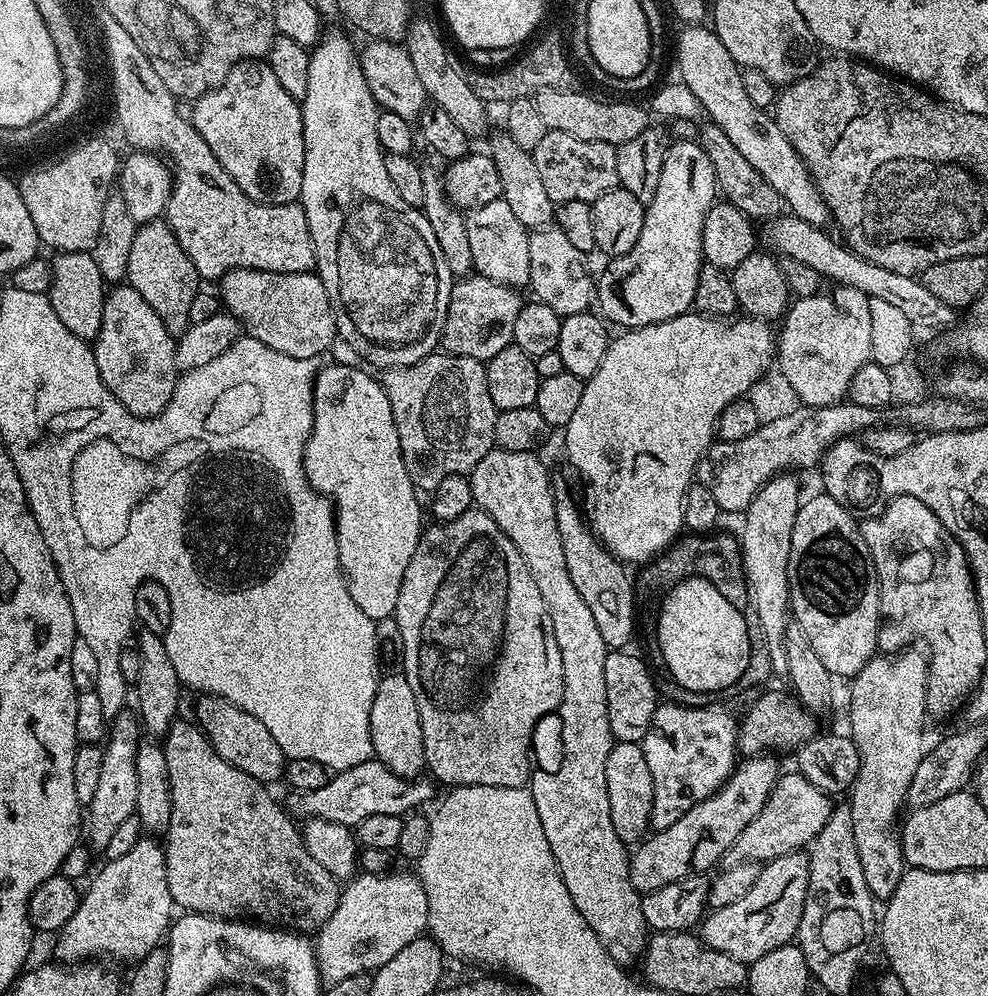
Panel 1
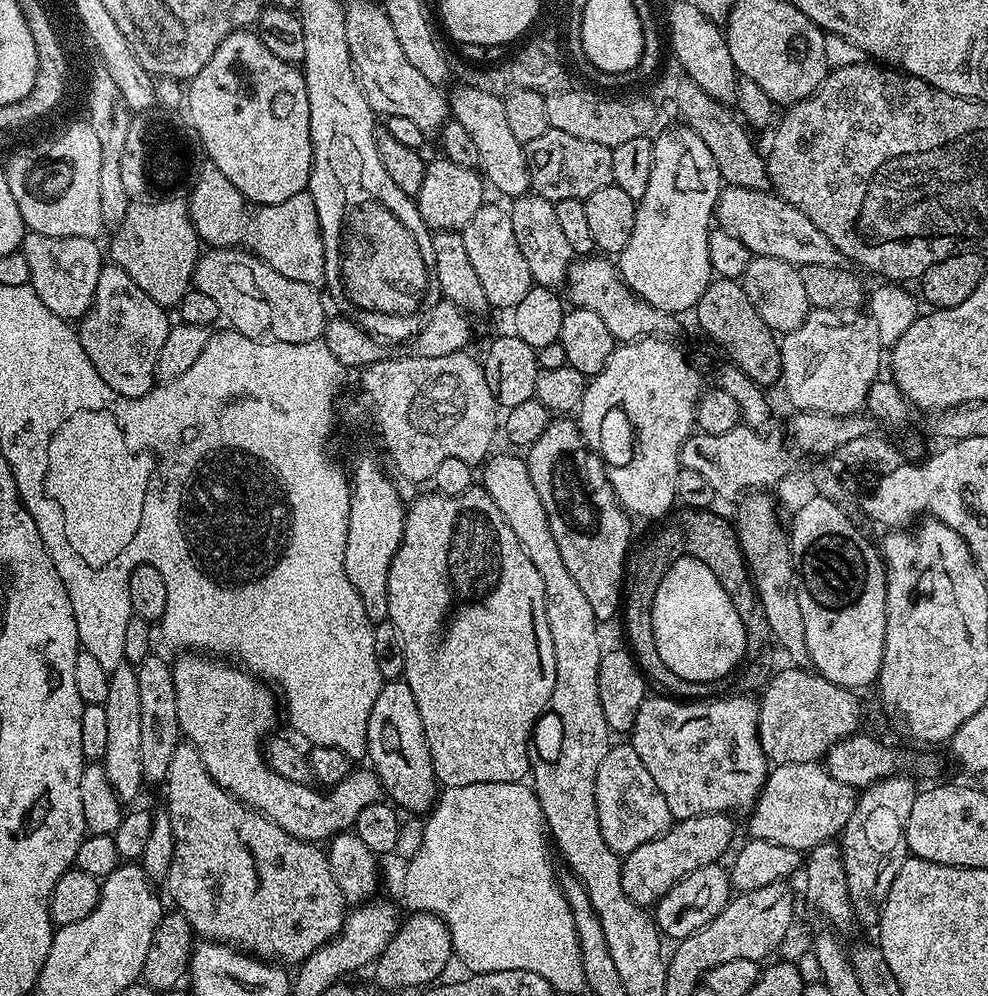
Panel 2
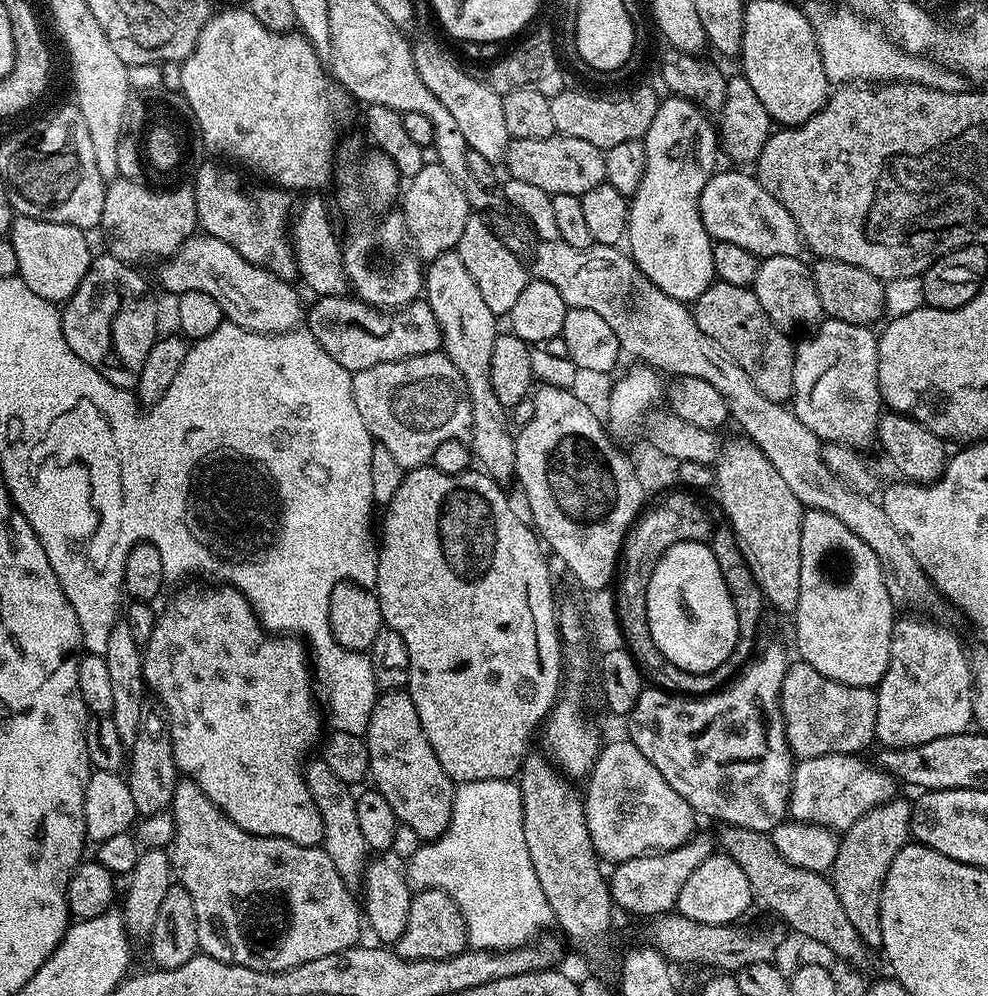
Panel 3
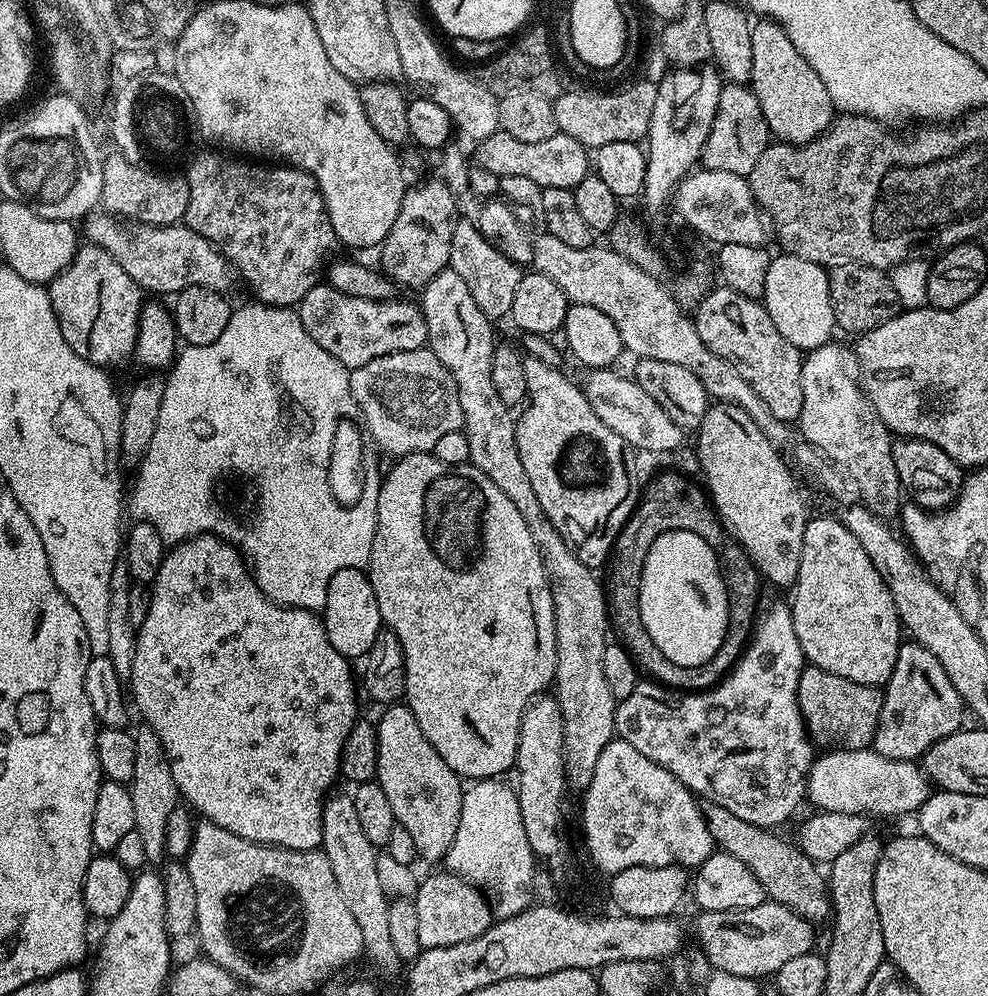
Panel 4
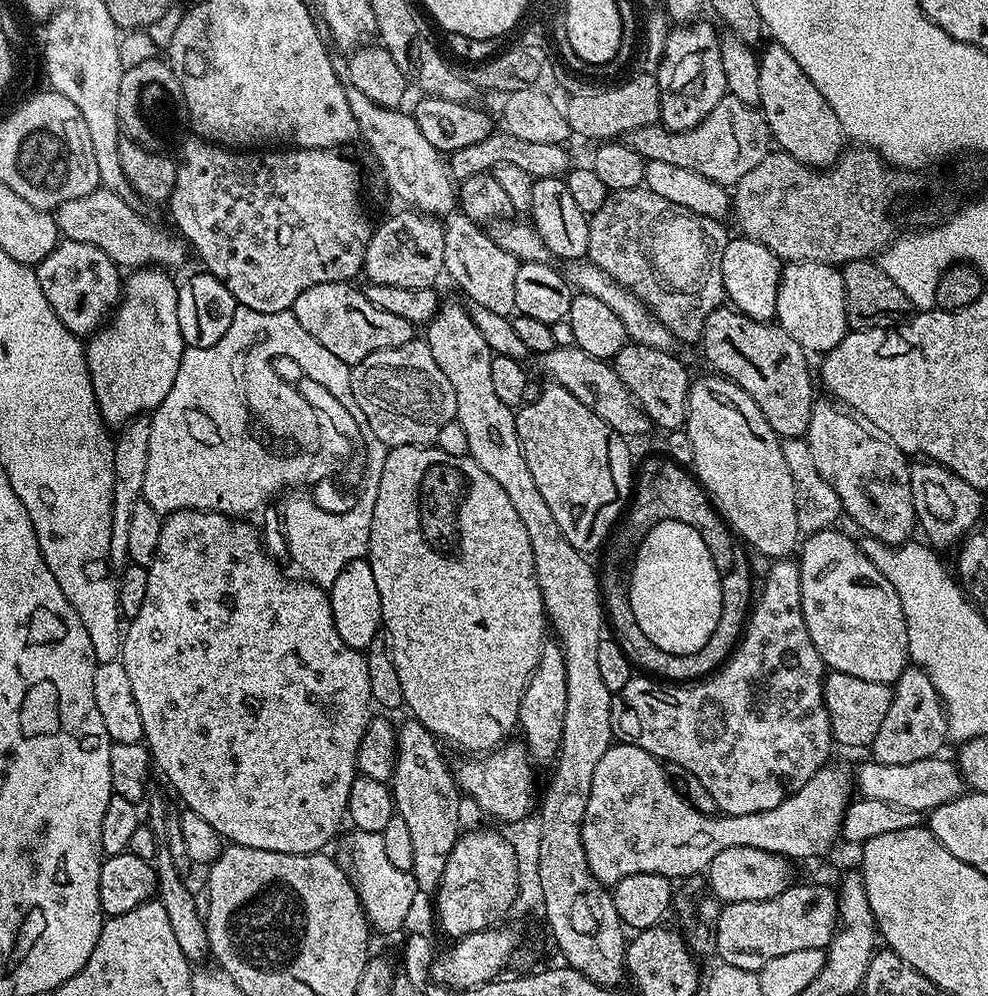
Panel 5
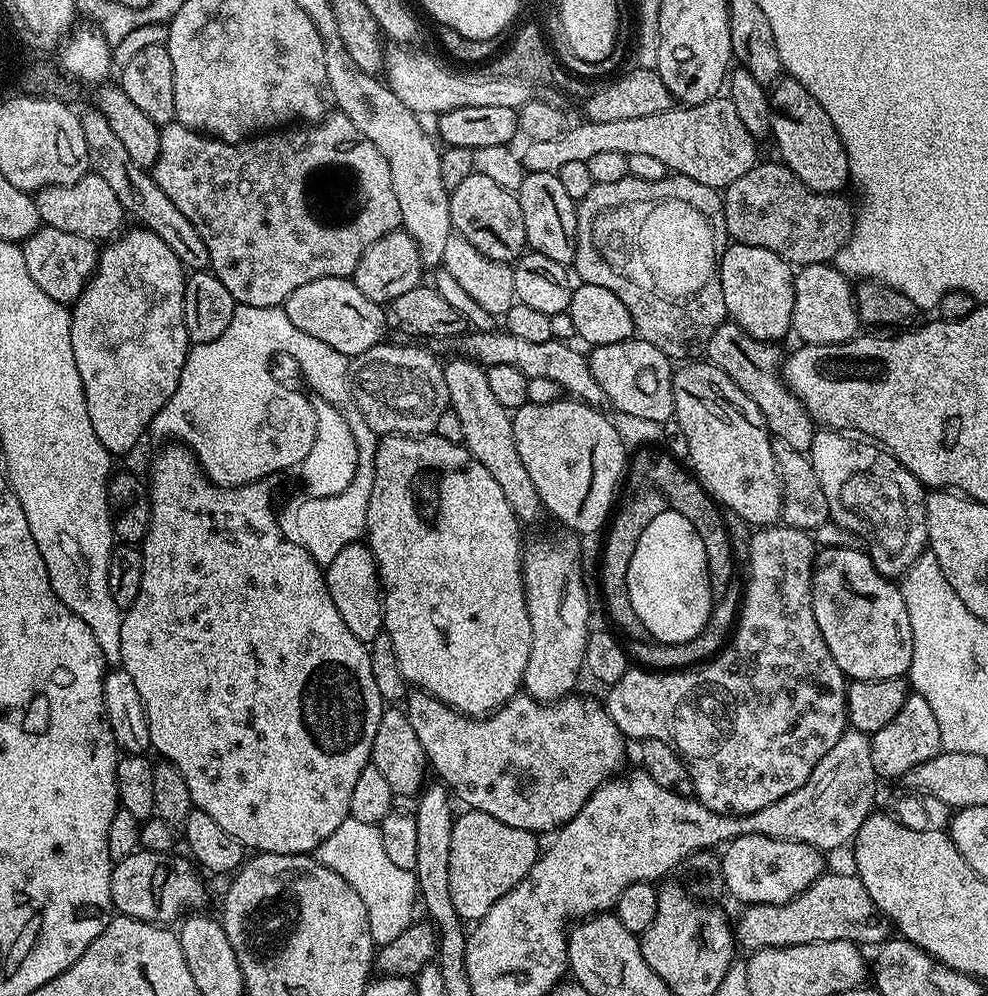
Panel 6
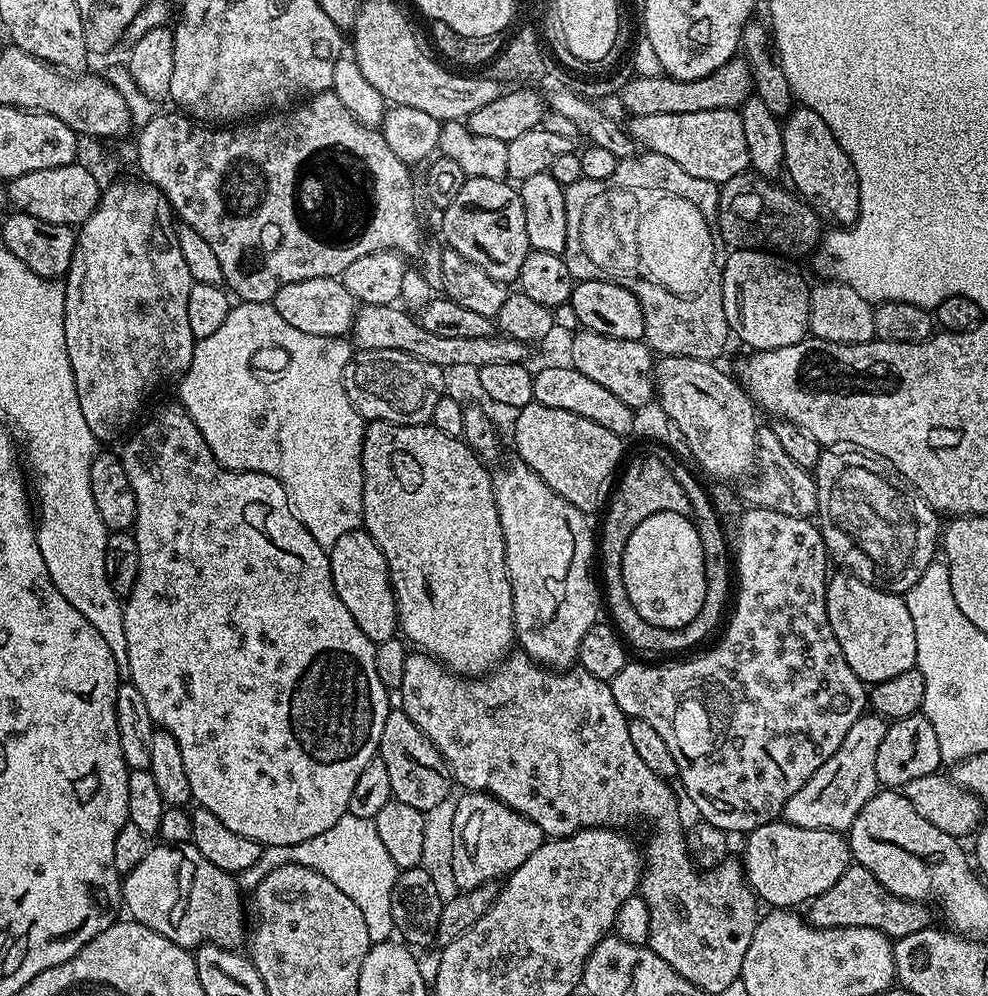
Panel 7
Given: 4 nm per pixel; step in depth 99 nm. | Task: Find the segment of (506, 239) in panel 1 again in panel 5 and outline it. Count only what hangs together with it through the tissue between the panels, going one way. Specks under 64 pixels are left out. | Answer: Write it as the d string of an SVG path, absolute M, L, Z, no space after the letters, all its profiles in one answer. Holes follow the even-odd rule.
M459 210L448 213L444 226L444 272L462 291L468 300L494 310L494 314L511 317L516 312L514 302L514 277L521 262L498 244L497 239L487 236L485 229Z

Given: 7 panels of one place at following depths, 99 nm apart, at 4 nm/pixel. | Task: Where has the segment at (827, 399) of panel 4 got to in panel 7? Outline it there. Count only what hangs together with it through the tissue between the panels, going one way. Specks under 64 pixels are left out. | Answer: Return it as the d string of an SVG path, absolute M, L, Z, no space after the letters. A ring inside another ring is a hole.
M863 450L821 451L814 469L818 490L818 527L828 555L840 563L841 569L873 584L884 592L903 594L926 574L926 566L934 563L938 556L938 513L911 487L895 488L884 476L891 477L893 471L885 460Z

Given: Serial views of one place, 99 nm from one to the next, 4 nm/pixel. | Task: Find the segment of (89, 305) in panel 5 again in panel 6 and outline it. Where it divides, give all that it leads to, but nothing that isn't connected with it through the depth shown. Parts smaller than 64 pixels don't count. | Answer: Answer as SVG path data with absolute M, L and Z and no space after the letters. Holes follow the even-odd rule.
M41 226L39 230L30 234L28 240L23 241L22 247L30 278L34 278L34 282L38 282L38 286L42 286L42 290L59 304L75 304L84 293L88 279L96 273L97 241L82 238L82 234L70 234L67 230Z

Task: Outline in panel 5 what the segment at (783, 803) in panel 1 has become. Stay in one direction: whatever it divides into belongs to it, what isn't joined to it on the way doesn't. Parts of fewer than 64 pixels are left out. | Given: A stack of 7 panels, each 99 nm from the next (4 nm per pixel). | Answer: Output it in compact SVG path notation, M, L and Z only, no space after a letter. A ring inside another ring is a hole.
M931 756L922 762L906 762L906 766L886 766L875 762L867 762L854 772L854 784L860 796L878 798L891 804L893 809L905 813L927 813L942 806L946 802L954 802L954 798L965 795L964 775L951 759L944 760L940 756Z

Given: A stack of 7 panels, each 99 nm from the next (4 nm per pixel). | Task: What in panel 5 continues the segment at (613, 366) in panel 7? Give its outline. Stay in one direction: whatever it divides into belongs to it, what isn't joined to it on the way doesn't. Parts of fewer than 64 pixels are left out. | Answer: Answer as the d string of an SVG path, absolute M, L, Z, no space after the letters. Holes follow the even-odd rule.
M629 342L614 357L614 367L618 378L630 390L649 421L663 430L676 430L683 425L688 417L688 386L690 375L684 369L684 364L671 351L663 348L651 348L641 344Z

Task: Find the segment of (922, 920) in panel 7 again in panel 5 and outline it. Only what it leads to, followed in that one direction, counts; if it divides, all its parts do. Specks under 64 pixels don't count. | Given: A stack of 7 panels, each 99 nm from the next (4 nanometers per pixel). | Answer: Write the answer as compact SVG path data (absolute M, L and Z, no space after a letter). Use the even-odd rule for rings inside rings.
M796 882L774 898L724 904L717 922L716 956L719 963L759 973L770 958L779 958L793 950L827 949L841 919L837 897L837 893L824 884Z

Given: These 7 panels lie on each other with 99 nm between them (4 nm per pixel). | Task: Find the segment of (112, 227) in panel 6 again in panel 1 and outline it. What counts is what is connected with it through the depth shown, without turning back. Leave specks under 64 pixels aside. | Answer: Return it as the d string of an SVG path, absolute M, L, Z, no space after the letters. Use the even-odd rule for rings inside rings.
M231 268L218 281L218 295L223 307L240 321L243 331L270 346L270 350L278 350L290 358L316 360L332 343L337 343L332 303L315 271L267 272Z

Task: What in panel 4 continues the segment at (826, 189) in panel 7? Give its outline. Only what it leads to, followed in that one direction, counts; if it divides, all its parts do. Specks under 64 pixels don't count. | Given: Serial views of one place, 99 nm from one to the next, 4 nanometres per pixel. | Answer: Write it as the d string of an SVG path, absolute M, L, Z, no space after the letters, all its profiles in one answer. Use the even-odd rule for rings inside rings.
M761 19L752 24L752 46L754 70L750 87L758 98L758 106L762 106L769 133L786 144L808 144L824 135L834 119L830 94L826 94L822 78L810 70L810 62L798 54L786 30L774 20Z

